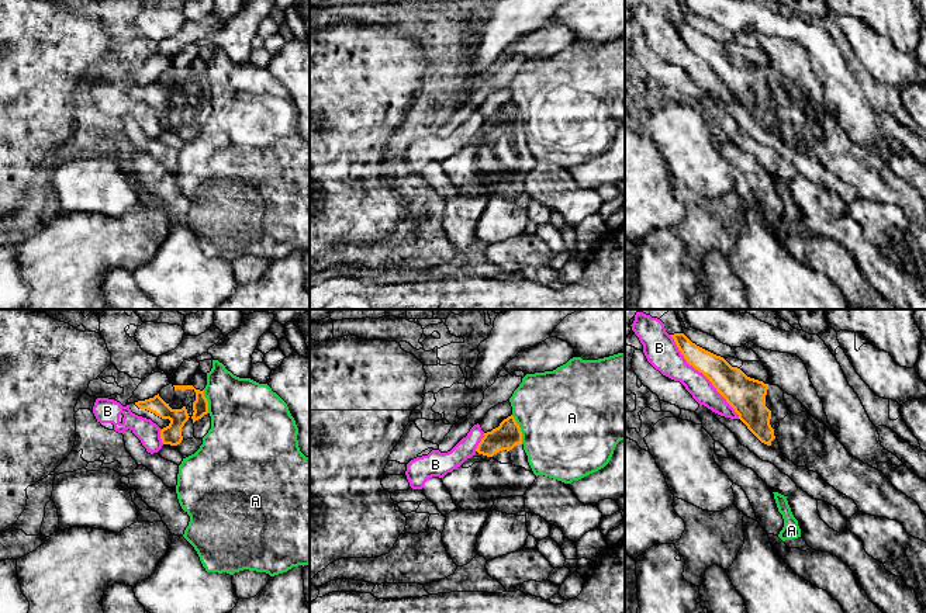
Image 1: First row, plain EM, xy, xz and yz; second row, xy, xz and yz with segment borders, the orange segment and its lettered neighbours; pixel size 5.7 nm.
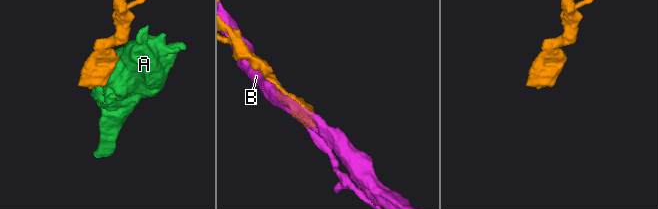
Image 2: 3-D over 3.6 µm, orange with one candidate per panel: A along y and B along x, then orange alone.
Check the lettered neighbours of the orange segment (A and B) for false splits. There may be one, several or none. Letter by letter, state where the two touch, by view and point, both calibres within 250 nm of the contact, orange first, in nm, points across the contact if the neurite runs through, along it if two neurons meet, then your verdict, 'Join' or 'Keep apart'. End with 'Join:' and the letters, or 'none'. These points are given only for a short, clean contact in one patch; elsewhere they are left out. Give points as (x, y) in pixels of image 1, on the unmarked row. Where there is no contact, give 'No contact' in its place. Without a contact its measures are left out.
A: Touches orange at xz (519, 114). Thickness 150 nm (orange) against 500 nm. Keep apart
B: Touches orange at yz (704, 59). Thickness 200 nm (orange) against 180 nm. Keep apart
Join: none

